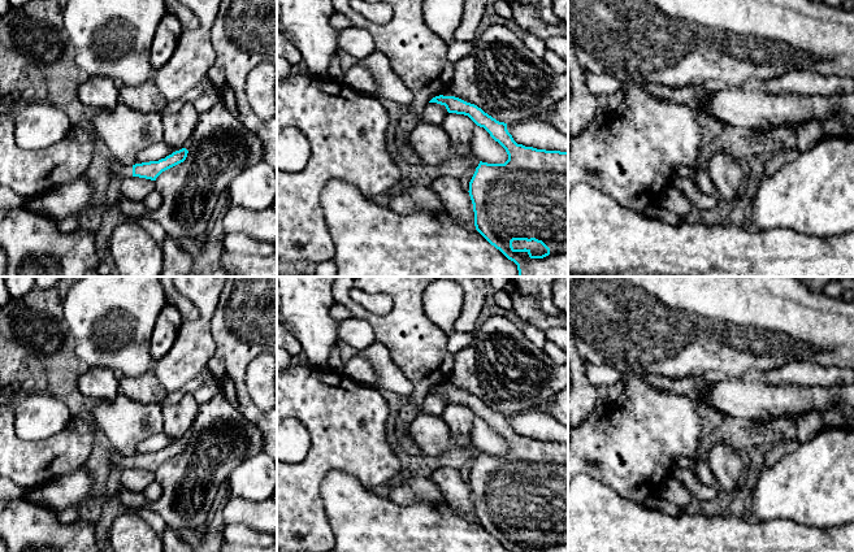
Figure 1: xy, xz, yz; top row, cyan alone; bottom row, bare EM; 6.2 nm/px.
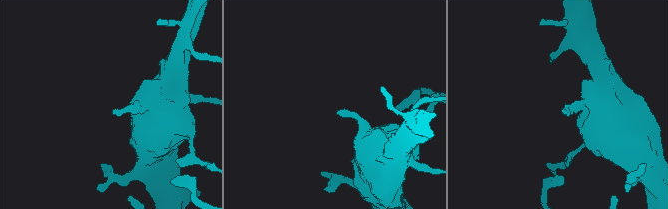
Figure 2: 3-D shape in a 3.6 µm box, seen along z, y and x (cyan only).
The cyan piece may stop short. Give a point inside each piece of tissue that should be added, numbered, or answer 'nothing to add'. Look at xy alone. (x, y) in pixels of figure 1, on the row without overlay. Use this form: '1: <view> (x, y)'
1: xy (117, 460)

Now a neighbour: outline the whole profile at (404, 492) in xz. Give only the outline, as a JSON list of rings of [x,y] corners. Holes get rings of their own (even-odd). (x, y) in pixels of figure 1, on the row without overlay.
[[[416,475],[399,481],[389,488],[387,497],[398,505],[411,505],[421,500],[445,503],[445,496],[429,475]]]

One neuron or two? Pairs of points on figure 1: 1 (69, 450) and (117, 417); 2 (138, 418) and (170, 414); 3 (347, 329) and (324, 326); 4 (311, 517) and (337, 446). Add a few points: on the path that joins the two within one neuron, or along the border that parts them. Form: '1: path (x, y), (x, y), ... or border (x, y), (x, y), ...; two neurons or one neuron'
1: border (87, 416), (98, 429); two neurons
2: border (161, 408), (164, 431); two neurons
3: border (339, 322), (338, 338); two neurons
4: path (311, 499), (311, 472), (319, 464); one neuron

